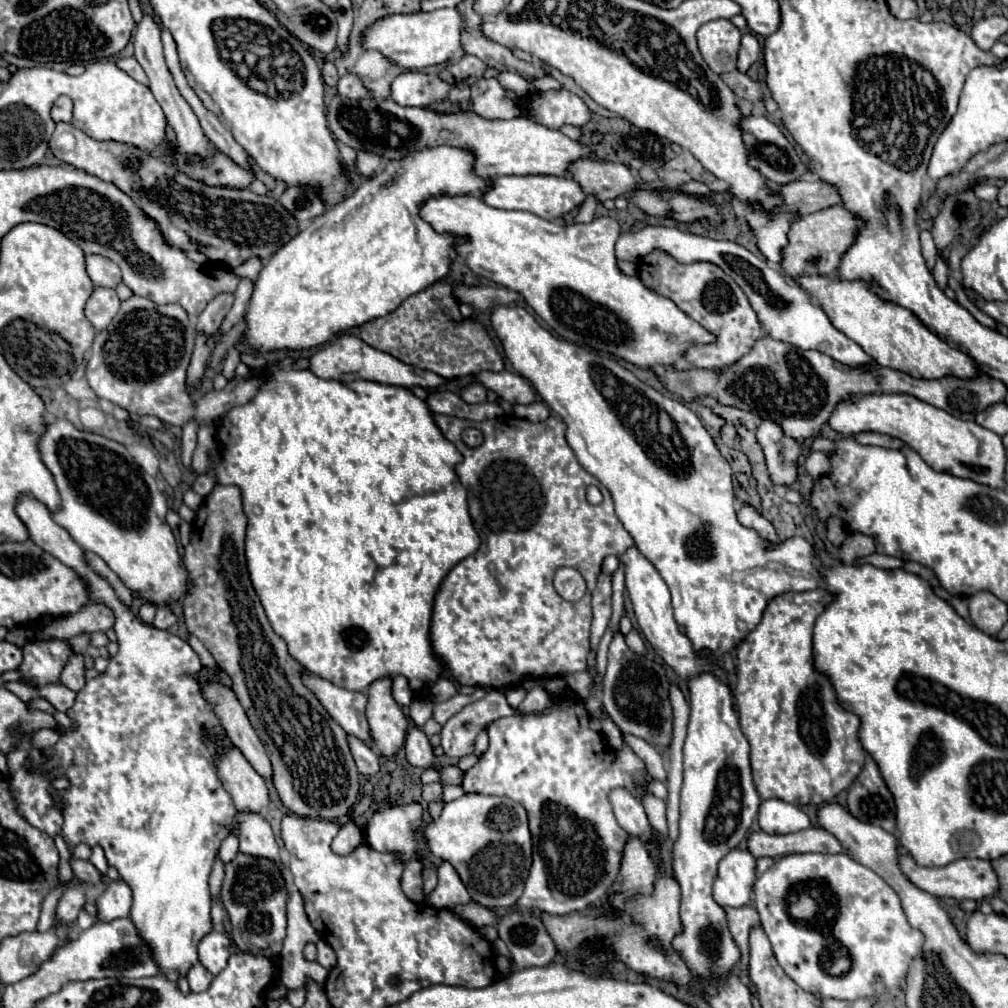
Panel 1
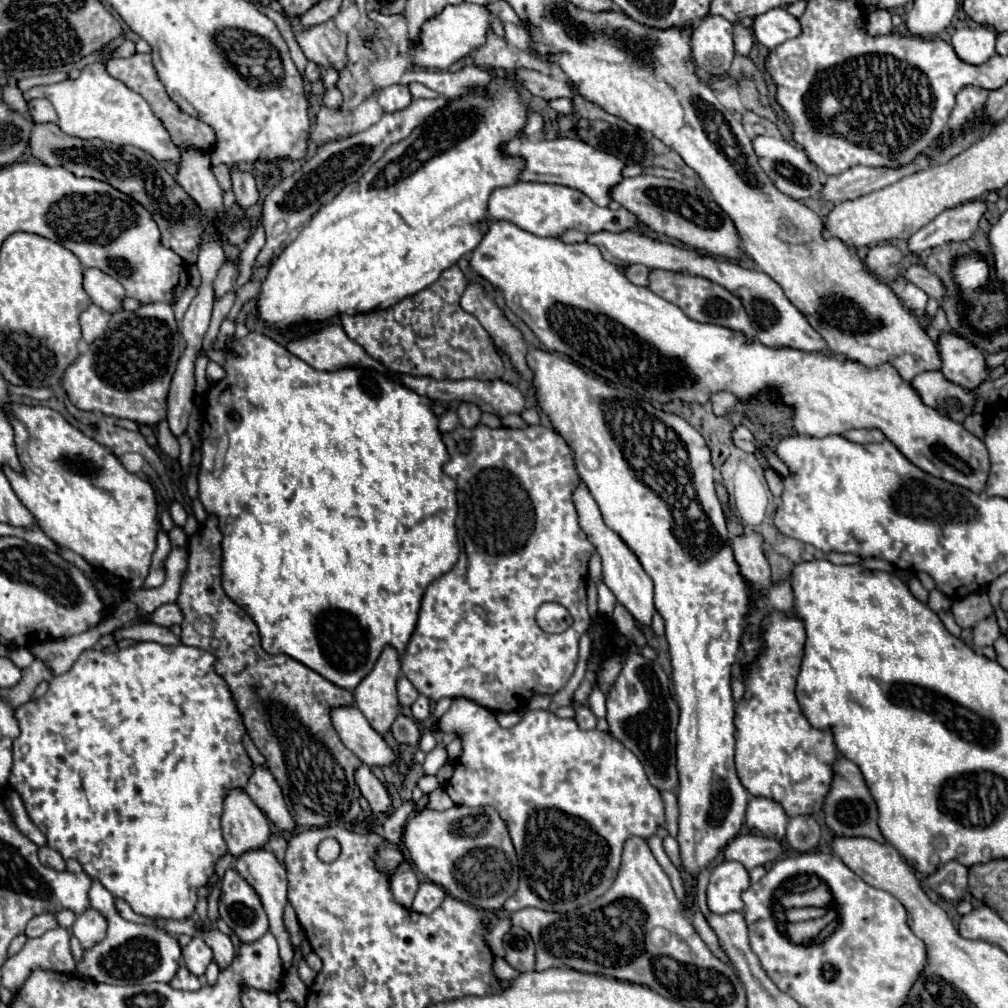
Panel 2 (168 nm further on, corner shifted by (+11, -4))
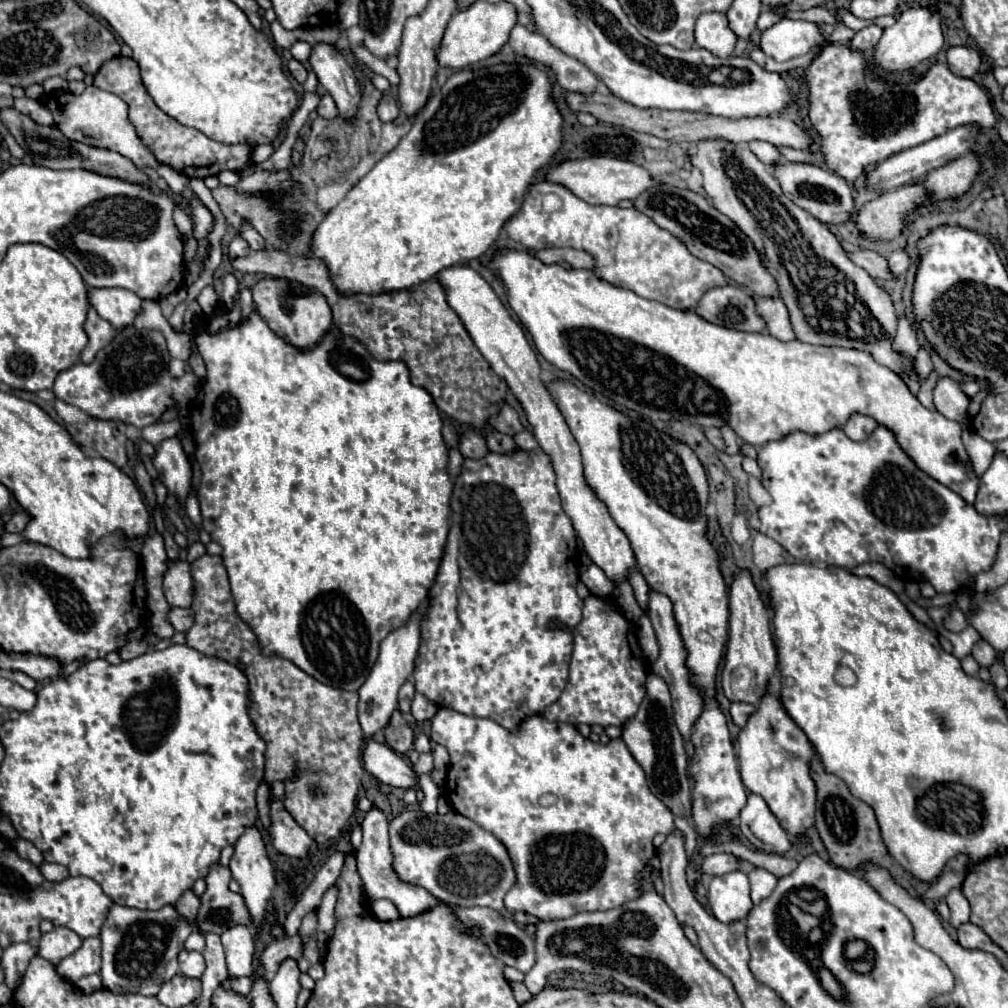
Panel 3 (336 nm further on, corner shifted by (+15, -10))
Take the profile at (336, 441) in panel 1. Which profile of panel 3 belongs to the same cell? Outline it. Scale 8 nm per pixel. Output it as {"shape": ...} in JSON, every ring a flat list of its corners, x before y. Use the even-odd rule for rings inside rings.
{"shape":[[253,308,247,322,215,336,199,334,195,342,197,352,207,366,207,376,199,388,199,394,189,406,189,422,197,444,195,458,203,470,197,498,201,504,203,528,211,534,211,540,223,548,221,558,229,574,237,612,259,636,265,654,277,654,291,660,303,672,327,686,359,690,367,678,367,672,377,660,381,640,385,634,401,626,401,622,405,622,405,618,409,618,409,614,413,614,413,610,417,610,427,598,443,558,449,532,449,500,453,480,447,474,449,450,441,436,443,422,439,410,425,388,411,384,405,362,375,360,361,340,343,334,335,326,323,334,315,348,303,352,291,346,283,336,275,334]]}

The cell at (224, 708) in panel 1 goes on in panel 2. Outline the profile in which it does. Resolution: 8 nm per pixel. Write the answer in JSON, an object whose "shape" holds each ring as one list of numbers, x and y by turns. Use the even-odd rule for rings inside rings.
{"shape":[[253,764,253,772,249,776,249,782,245,786,251,800,267,814,267,818,279,828,279,830,293,830,295,822,285,806,283,794,279,784,275,782,273,774,259,764]]}

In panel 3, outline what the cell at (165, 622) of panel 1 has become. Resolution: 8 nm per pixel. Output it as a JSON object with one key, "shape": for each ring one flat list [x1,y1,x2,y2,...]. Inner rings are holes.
{"shape":[[171,608,169,620,177,632,187,632,193,626,195,616,193,616,191,608]]}

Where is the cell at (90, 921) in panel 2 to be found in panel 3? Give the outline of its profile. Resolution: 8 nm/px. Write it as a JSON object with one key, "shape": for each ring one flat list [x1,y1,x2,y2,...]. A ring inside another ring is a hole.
{"shape":[[85,938,81,950,63,958,55,966,57,974,67,978,69,982,77,982,83,976,97,974,101,970,101,940,99,938]]}

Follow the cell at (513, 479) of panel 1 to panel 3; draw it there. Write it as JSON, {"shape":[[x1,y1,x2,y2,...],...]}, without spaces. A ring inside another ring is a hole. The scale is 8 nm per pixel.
{"shape":[[523,450,513,454,489,452,483,460,467,458,455,480,451,510,453,516,461,516,461,525,452,523,449,528,445,556,429,592,431,600,425,614,435,618,425,616,421,620,421,650,413,672,415,688,443,708,491,718,515,732,525,718,543,714,545,706,561,696,569,676,573,628,581,622,583,610,583,600,575,590,579,568,575,530,561,508,555,472,543,450,529,454]]}

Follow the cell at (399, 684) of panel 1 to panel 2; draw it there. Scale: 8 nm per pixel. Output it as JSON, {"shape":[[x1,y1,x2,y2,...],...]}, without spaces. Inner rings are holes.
{"shape":[[401,676,397,680,397,696,399,696,399,704,401,706,411,706,417,700,419,692,417,692,417,688,405,676]]}

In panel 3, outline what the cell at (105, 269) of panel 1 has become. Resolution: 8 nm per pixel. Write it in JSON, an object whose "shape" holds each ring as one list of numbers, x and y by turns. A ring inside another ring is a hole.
{"shape":[[95,288,91,290,91,304,101,318,111,322,115,330,123,330,127,326,133,326,137,314,141,312,143,300,129,290]]}

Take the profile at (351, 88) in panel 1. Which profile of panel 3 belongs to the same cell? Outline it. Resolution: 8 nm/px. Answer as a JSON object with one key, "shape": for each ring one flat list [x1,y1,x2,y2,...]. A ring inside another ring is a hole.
{"shape":[[325,94,321,100,319,100,319,106,317,106,317,114,321,116,321,118,325,118,325,120,333,120,333,118,337,118,337,106,335,106,335,102,333,102,333,98,329,96,329,94]]}

